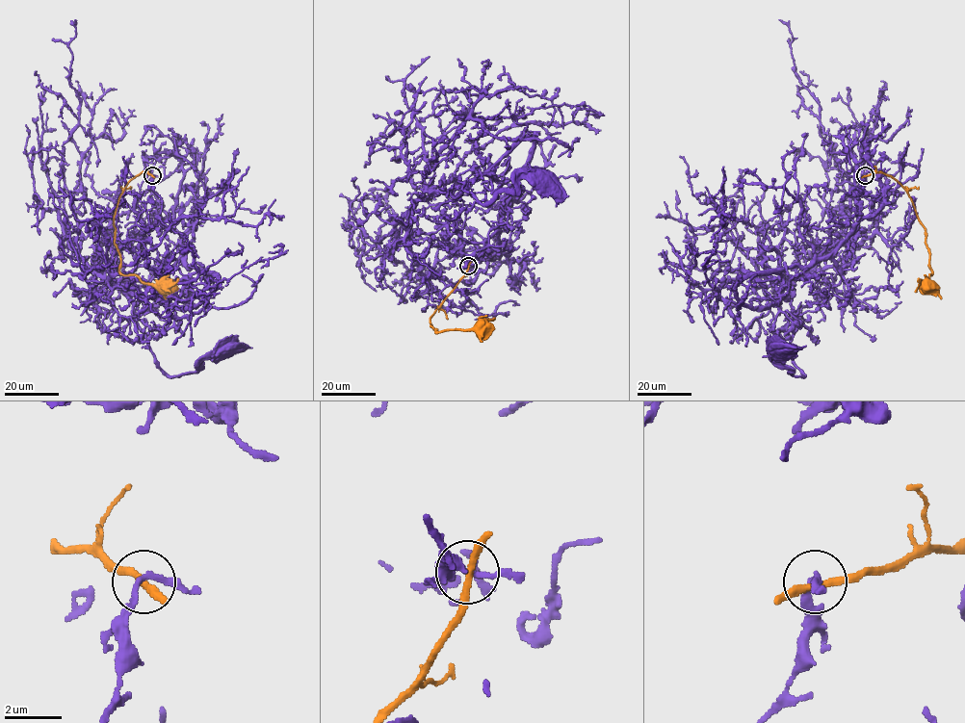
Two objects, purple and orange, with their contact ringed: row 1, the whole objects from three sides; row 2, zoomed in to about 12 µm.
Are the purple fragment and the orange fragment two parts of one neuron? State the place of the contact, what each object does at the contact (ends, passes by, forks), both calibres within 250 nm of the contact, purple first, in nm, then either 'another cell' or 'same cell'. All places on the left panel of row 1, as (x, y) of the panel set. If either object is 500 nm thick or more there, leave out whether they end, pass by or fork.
place (152, 175); purple passes by; orange passes by; calibres 190 and 240 nm; another cell

